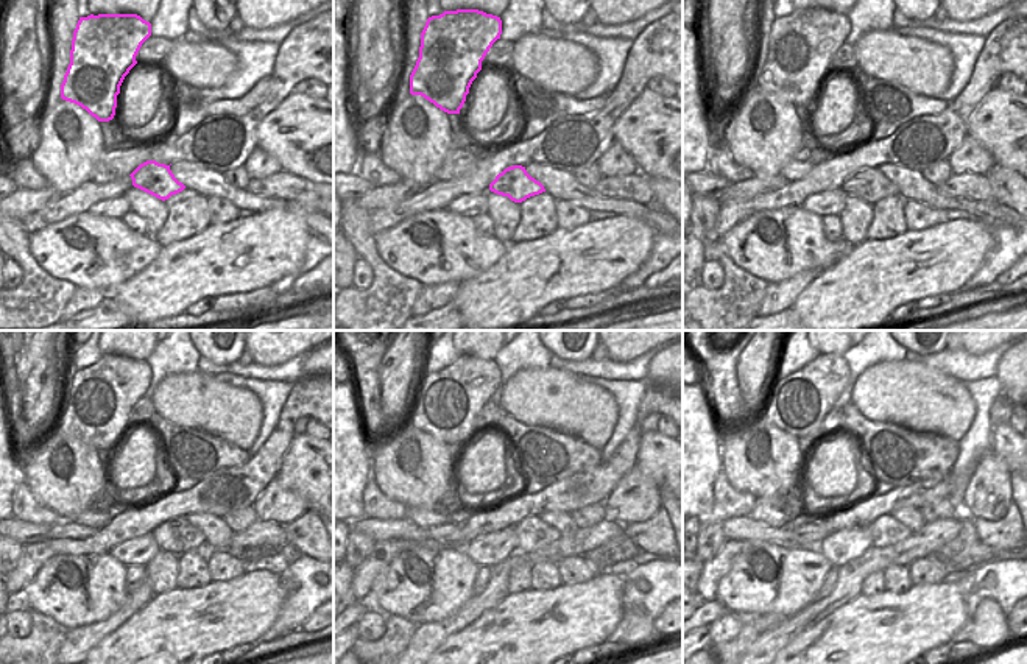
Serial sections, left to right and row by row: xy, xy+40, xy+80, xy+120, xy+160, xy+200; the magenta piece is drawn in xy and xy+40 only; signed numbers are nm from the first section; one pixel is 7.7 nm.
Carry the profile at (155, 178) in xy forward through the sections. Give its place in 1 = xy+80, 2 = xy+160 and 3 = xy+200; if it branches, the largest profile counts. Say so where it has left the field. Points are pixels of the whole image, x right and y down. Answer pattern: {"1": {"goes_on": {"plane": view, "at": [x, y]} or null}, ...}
{"1": {"goes_on": {"plane": "xy+80", "at": [870, 184]}}, "2": {"goes_on": {"plane": "xy+160", "at": [533, 533]}}, "3": {"goes_on": {"plane": "xy+200", "at": [885, 530]}}}

